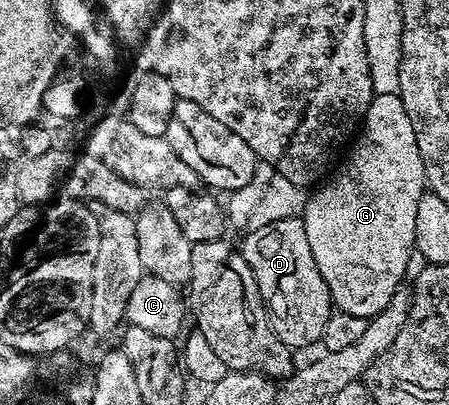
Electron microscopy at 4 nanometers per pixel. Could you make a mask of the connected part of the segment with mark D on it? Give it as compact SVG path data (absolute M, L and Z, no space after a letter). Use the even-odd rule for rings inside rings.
M302 217L273 220L273 224L265 224L265 228L257 228L246 235L241 243L243 259L249 264L253 276L257 280L257 288L261 292L263 307L267 309L267 318L271 321L273 332L283 343L292 348L311 346L320 341L325 332L325 320L333 312L331 293L317 268L317 260L313 260L313 248L309 248L309 236L305 236L305 224Z

